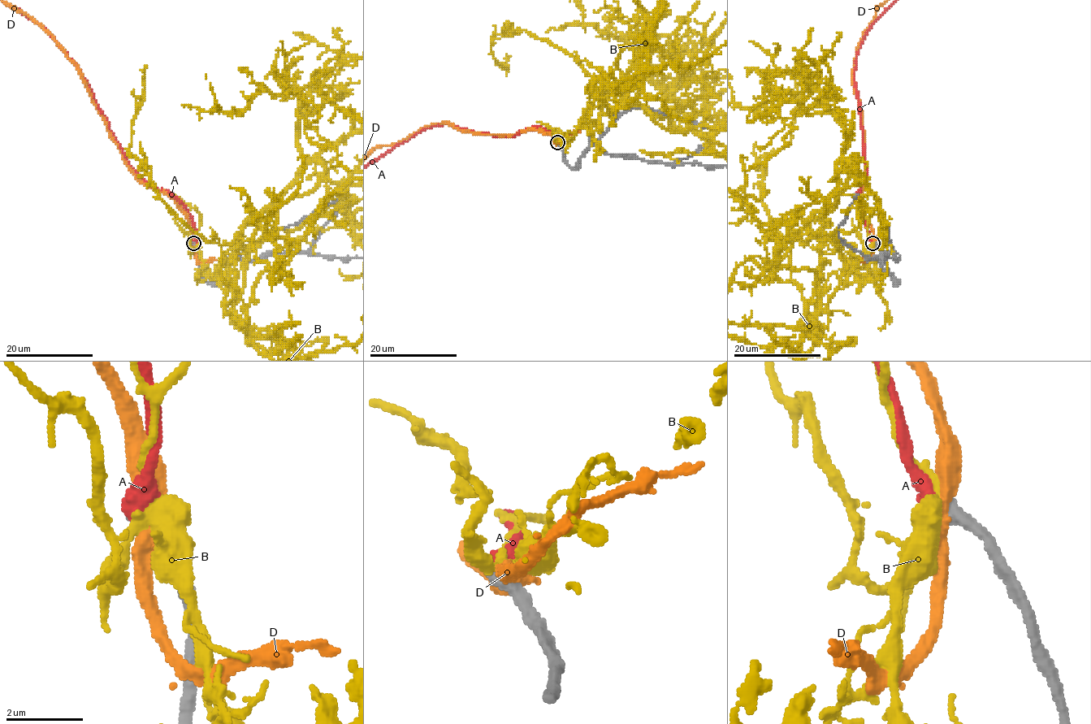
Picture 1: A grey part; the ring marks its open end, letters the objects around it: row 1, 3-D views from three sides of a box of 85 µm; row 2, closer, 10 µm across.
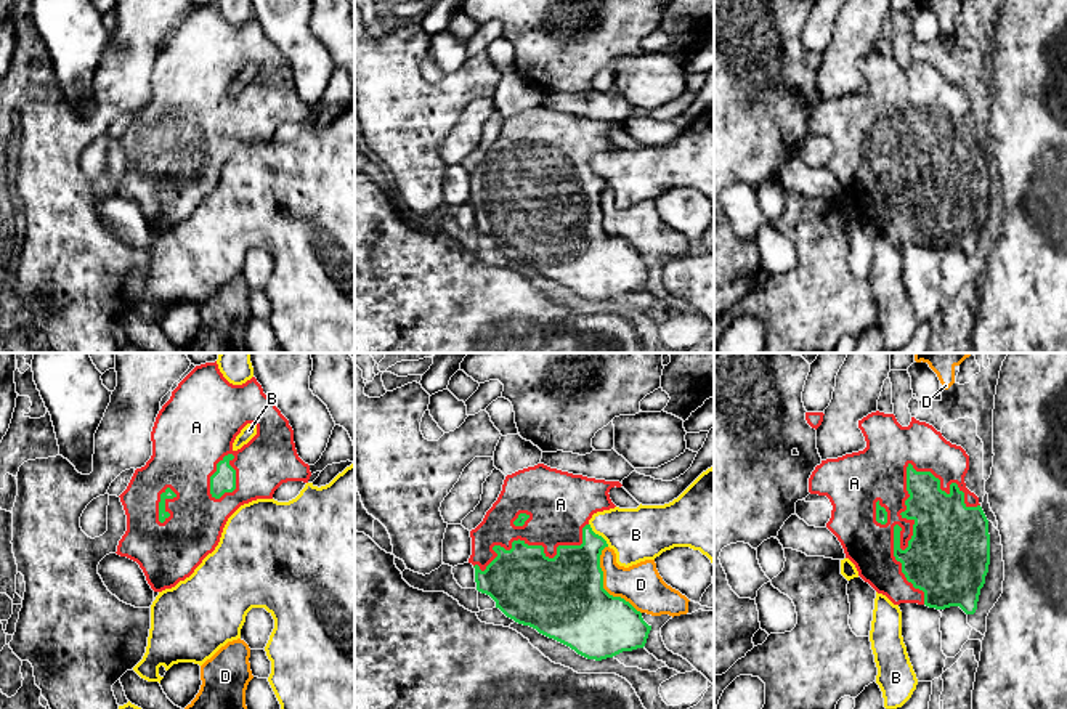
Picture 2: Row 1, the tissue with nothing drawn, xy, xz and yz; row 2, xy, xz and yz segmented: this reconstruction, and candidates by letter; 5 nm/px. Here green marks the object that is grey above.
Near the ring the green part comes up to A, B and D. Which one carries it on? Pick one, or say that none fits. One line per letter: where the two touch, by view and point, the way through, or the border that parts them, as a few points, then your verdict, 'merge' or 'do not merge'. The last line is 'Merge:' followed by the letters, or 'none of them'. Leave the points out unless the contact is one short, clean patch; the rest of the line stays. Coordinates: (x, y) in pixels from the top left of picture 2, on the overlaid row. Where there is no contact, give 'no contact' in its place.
A: yz (899, 541) | merge
B: xz (597, 534) | do not merge
D: xz (602, 586) | do not merge
Merge: A

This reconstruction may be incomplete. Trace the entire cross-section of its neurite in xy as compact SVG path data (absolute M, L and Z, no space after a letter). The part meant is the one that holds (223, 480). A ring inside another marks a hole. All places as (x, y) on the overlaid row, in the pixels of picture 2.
M217 361L196 366L178 383L156 417L151 441L151 459L144 467L135 470L127 489L119 496L127 515L127 531L119 541L116 553L136 561L154 592L172 589L189 577L215 550L228 518L241 505L257 499L273 499L282 483L308 483L311 476L310 465L297 454L289 420L263 393L257 379L233 385L220 372ZM247 423L257 425L257 435L234 451L233 443Z

